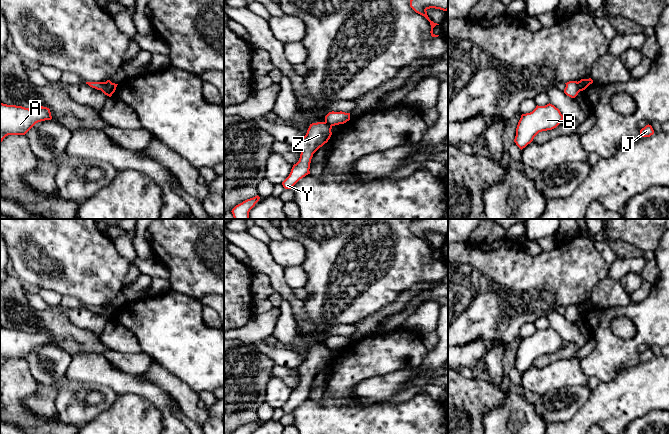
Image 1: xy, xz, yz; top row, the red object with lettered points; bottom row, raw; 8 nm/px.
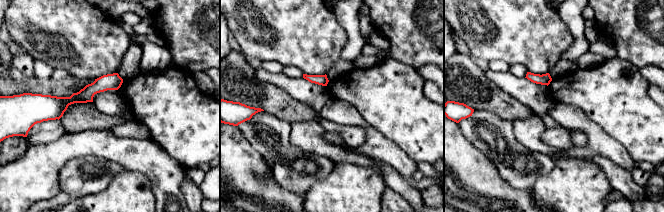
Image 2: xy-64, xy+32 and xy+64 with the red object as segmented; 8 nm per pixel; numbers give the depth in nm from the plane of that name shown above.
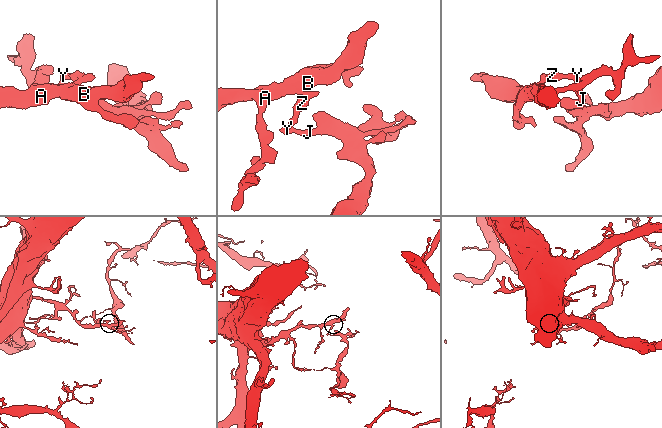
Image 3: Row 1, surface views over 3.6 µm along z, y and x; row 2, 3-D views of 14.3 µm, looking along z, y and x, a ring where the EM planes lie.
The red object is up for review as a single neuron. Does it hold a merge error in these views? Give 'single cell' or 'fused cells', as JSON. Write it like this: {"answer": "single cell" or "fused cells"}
{"answer": "fused cells"}

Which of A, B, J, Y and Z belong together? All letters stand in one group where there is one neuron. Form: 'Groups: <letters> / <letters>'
Groups: A B / J Y Z

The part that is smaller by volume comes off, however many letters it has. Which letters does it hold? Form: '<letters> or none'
J, Y, Z

